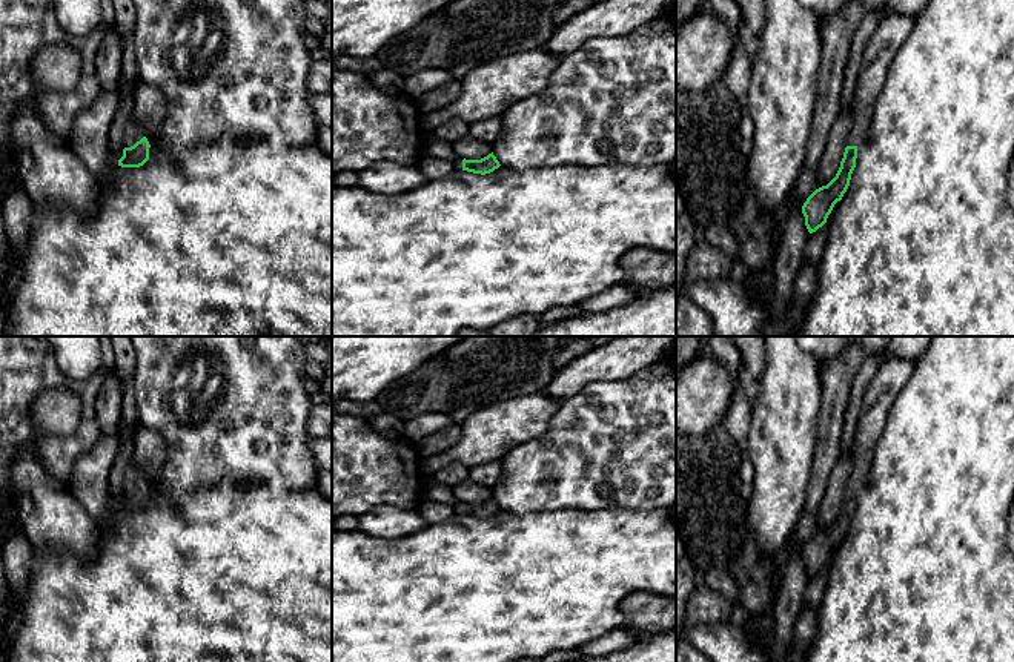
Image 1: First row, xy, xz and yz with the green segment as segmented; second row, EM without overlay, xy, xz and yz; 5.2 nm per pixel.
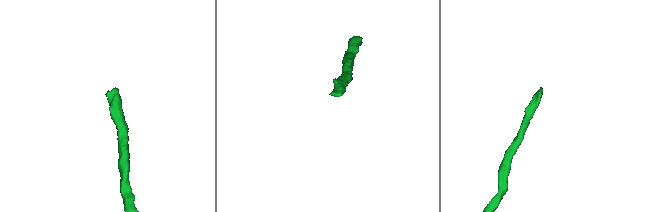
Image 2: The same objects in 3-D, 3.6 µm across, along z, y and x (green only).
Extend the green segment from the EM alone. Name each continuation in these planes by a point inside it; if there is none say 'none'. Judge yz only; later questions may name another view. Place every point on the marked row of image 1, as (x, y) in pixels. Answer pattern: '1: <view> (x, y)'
1: yz (894, 28)

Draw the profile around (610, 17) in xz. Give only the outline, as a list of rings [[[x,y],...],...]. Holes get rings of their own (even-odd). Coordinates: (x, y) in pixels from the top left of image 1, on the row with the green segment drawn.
[[[604,0],[558,26],[542,49],[564,57],[593,37],[630,34],[673,6],[674,0]]]

